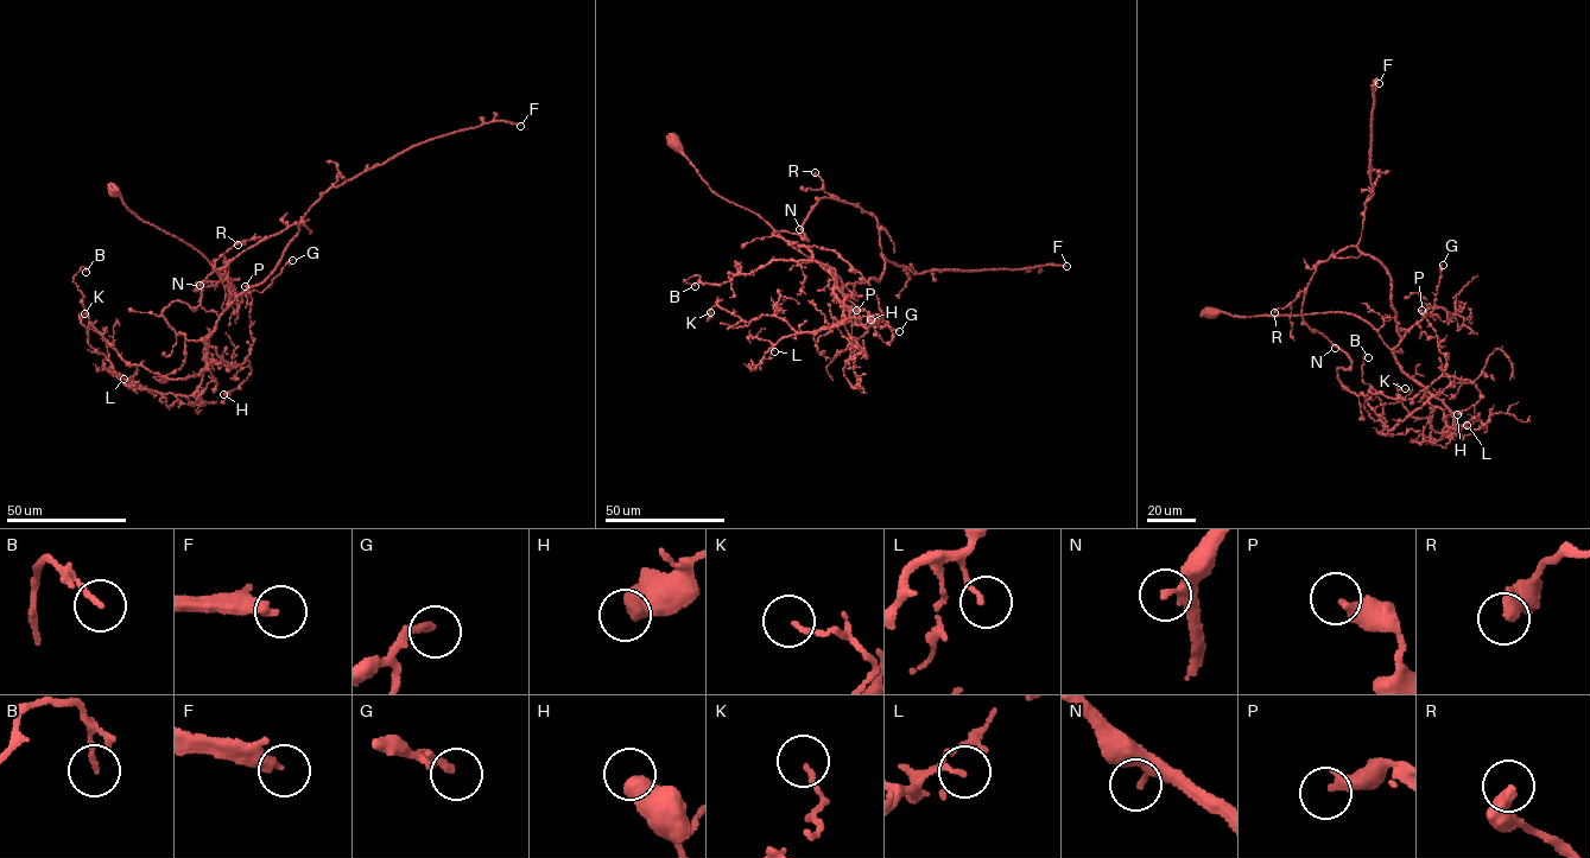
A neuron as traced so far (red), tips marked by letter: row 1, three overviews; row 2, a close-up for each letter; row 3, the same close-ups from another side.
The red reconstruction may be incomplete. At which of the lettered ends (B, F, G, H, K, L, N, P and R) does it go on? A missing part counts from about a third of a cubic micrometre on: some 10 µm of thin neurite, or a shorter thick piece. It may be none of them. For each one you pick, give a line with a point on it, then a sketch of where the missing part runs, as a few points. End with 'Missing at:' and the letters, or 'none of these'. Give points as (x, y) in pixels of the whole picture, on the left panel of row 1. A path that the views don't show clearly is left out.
F: Place: (520, 126)
Missing at: F

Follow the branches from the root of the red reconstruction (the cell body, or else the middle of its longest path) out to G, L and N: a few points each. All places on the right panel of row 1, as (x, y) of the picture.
G: (1211, 313), (1242, 317), (1345, 312), (1369, 323), (1394, 348), (1429, 309), (1451, 312), (1433, 309), (1443, 265)
L: (1211, 313), (1353, 313), (1378, 331), (1402, 370), (1440, 400), (1456, 432), (1467, 425)
N: (1211, 313), (1345, 312), (1394, 348), (1401, 338), (1391, 277), (1355, 246), (1318, 265), (1302, 309), (1335, 348)

